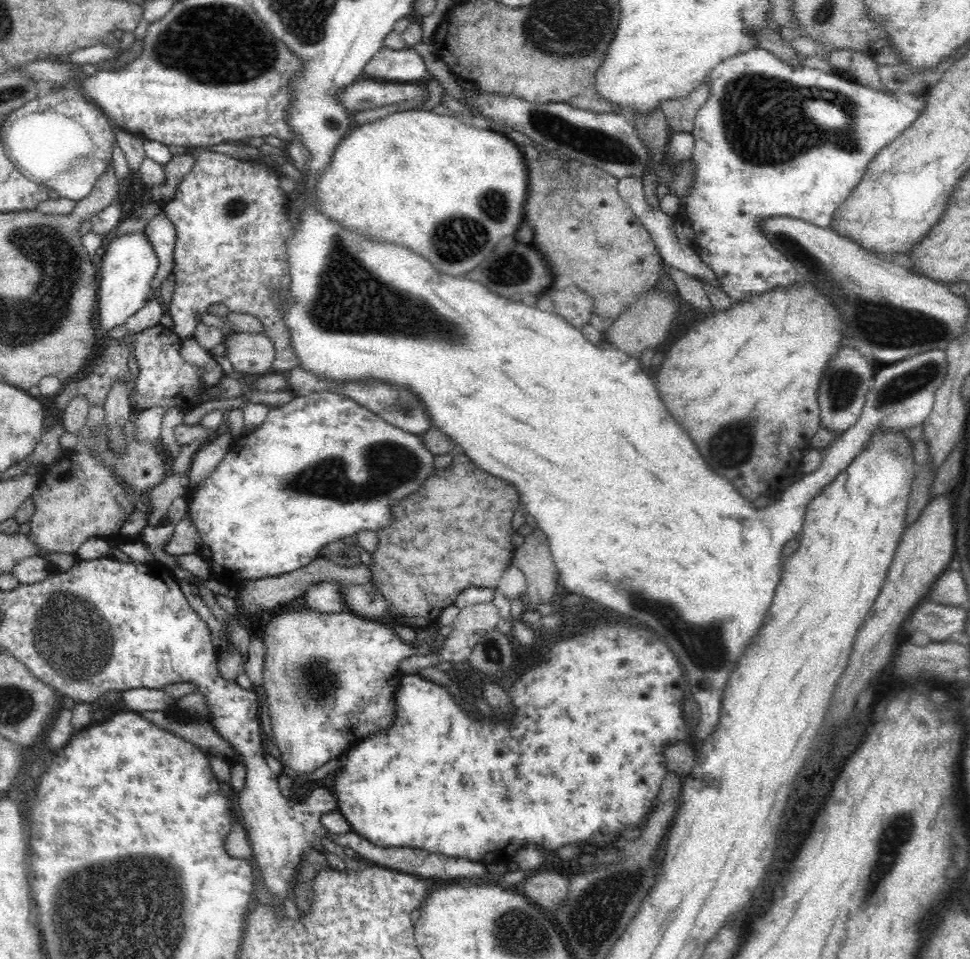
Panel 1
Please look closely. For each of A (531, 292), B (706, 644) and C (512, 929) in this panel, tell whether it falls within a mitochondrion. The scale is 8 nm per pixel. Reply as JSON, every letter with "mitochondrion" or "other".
{"A":"other","B":"mitochondrion","C":"mitochondrion"}

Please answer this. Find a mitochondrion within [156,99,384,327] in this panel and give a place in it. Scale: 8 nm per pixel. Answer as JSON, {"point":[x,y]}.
{"point":[236,207]}

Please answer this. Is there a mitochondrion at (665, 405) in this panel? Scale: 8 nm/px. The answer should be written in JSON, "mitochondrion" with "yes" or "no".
{"mitochondrion":"no"}

